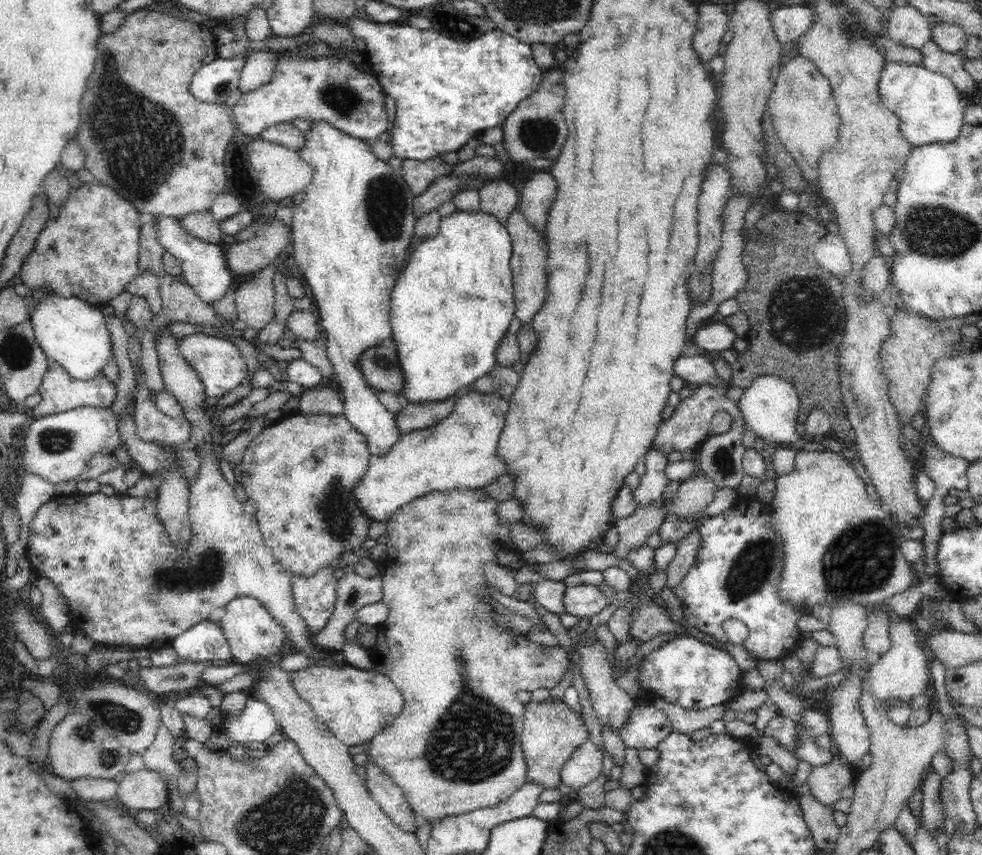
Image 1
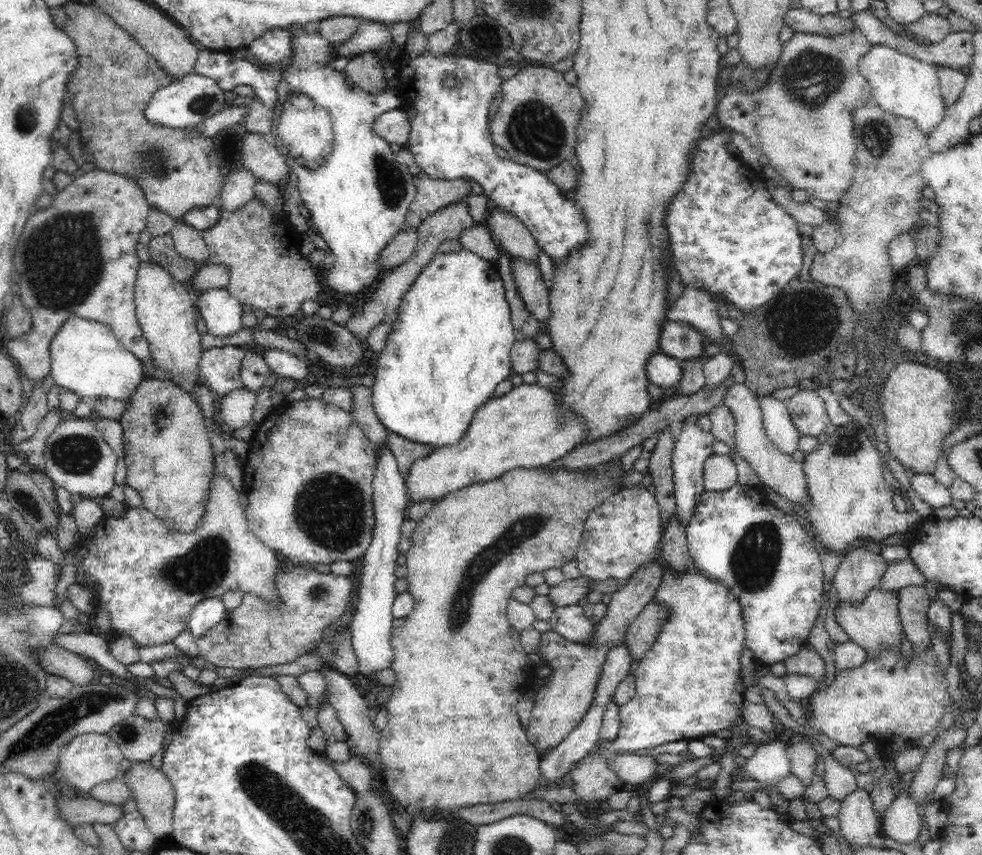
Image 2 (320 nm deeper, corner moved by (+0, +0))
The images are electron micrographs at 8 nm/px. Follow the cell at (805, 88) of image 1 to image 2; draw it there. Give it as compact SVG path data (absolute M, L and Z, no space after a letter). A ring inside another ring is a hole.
M856 27L854 30L832 35L794 31L788 42L782 46L780 59L770 68L770 76L768 76L768 80L766 80L766 84L764 84L762 88L758 88L753 92L742 92L740 85L732 82L722 87L723 96L718 100L714 112L718 124L721 128L725 128L729 131L736 131L737 133L744 135L760 154L764 154L764 156L768 158L770 166L774 169L776 174L782 174L784 181L788 182L793 189L806 191L810 200L818 199L824 202L839 201L841 197L846 194L846 190L850 190L855 173L854 159L857 146L855 145L855 138L853 137L852 132L852 126L854 126L854 124L852 124L852 114L857 108L866 105L875 105L869 82L862 76L862 73L858 68L859 61L871 50L872 46L873 44L870 43L866 37L862 36L862 33L860 33L859 30L856 30Z

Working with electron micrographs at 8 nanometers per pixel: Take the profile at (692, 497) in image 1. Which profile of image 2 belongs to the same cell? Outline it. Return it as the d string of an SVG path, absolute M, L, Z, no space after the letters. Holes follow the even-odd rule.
M711 455L703 469L705 491L723 491L740 482L737 479L738 464L725 455Z

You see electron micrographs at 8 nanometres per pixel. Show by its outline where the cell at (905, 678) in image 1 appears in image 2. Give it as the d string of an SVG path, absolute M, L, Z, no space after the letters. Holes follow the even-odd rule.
M876 588L866 590L866 596L862 602L846 602L838 600L834 608L834 620L849 636L849 640L862 647L870 660L873 660L880 651L882 644L894 646L899 649L903 628L899 617L898 600L895 600L888 591L880 591Z

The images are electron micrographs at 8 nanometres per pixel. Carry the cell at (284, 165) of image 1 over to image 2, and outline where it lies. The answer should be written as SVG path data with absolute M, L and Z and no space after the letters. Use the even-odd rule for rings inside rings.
M246 131L241 151L243 165L254 178L270 182L284 192L286 178L292 174L270 137L258 132Z

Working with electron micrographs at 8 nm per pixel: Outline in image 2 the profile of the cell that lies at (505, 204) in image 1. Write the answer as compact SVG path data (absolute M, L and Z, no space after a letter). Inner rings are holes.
M502 209L492 210L484 224L489 228L491 235L498 246L502 247L510 258L524 259L538 265L541 252L532 233Z

